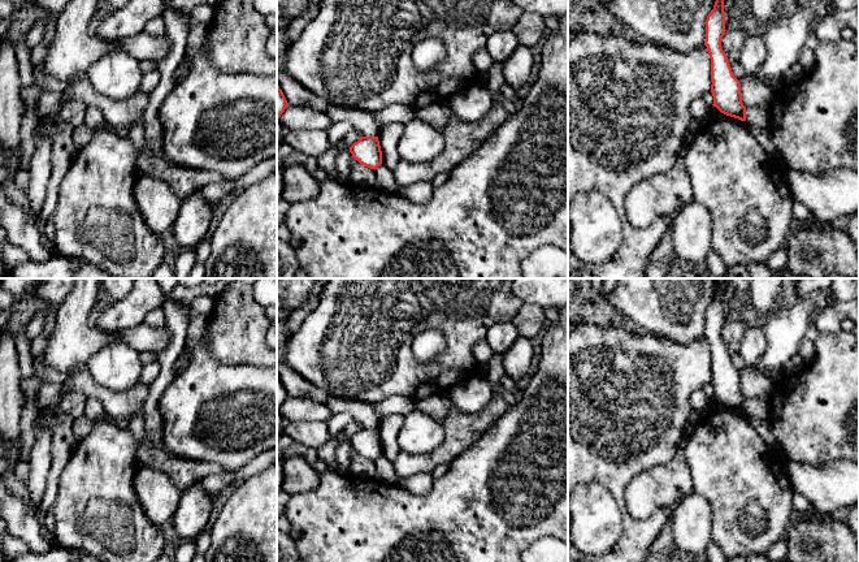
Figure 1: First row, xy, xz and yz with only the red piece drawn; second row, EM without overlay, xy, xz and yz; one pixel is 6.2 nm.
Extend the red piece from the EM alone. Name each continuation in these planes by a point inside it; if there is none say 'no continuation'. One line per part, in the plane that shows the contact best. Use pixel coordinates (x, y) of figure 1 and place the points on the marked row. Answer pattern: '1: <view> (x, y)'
no continuation

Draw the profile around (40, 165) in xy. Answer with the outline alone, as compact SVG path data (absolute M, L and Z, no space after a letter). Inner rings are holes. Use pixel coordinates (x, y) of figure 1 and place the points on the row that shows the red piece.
M39 118L39 124L35 129L35 142L36 143L35 143L35 151L32 154L32 157L31 157L30 165L29 165L29 185L25 191L26 198L29 200L27 209L34 213L38 213L44 204L48 181L49 181L49 176L52 173L51 139L42 133L40 120L42 118Z

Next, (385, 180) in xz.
M381 164L376 169L376 176L377 176L377 187L382 189L386 193L399 195L402 187L394 180L391 169L389 169L385 164Z

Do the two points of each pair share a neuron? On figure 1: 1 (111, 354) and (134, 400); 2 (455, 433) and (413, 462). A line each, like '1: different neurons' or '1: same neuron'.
1: different neurons
2: same neuron

